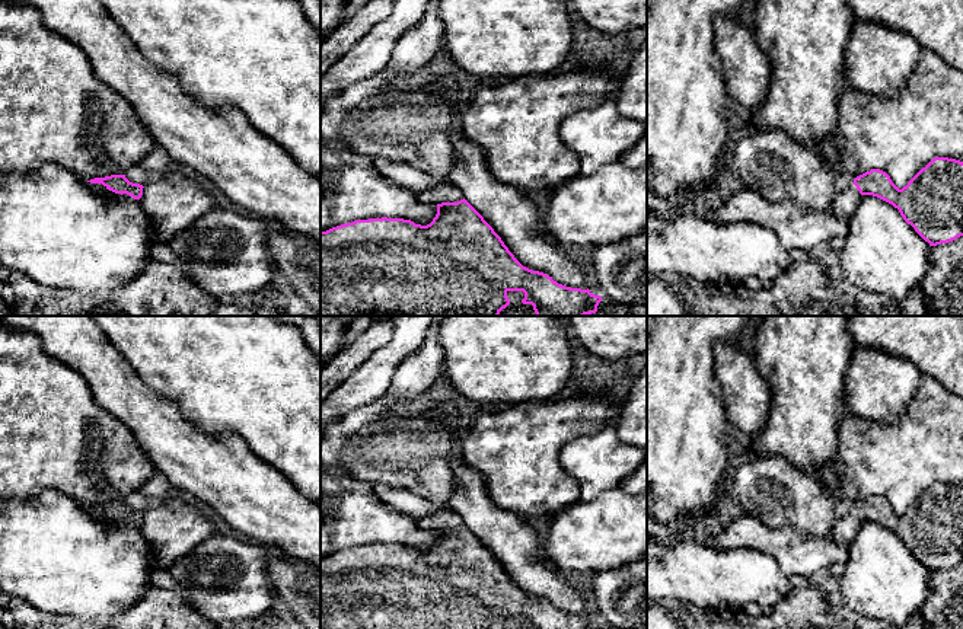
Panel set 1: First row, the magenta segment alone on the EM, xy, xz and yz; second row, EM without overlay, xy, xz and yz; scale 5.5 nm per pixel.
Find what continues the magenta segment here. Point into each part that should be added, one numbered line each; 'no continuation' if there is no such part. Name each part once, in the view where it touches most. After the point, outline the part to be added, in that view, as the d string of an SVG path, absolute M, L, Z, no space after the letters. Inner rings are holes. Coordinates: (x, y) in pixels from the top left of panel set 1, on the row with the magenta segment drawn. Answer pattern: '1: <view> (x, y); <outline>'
1: xy (99, 188); M92 183L92 188L95 189L96 194L106 194L115 199L133 199L133 197L127 195L127 194L115 194L112 191L109 191L106 186L103 186L102 183Z

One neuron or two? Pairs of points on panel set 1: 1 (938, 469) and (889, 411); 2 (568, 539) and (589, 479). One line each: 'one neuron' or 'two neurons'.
1: two neurons
2: two neurons

